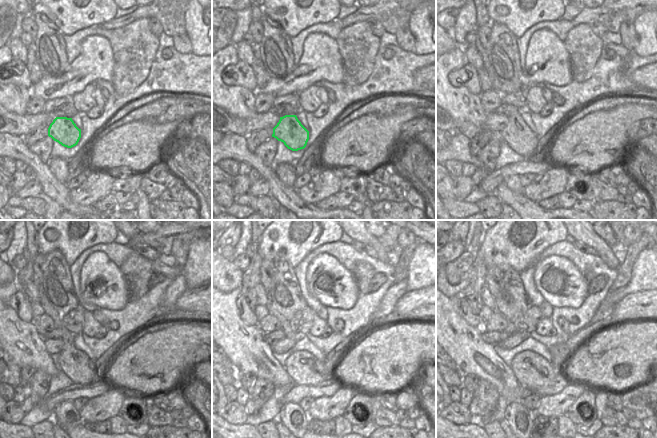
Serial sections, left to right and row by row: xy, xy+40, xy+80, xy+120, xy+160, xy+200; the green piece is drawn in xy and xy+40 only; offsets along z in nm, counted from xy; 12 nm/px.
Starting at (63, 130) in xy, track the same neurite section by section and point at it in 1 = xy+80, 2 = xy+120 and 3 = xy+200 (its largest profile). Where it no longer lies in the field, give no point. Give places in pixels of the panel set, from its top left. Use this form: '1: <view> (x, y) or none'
1: xy+80 (519, 137)
2: xy+120 (75, 364)
3: xy+200 (532, 371)

